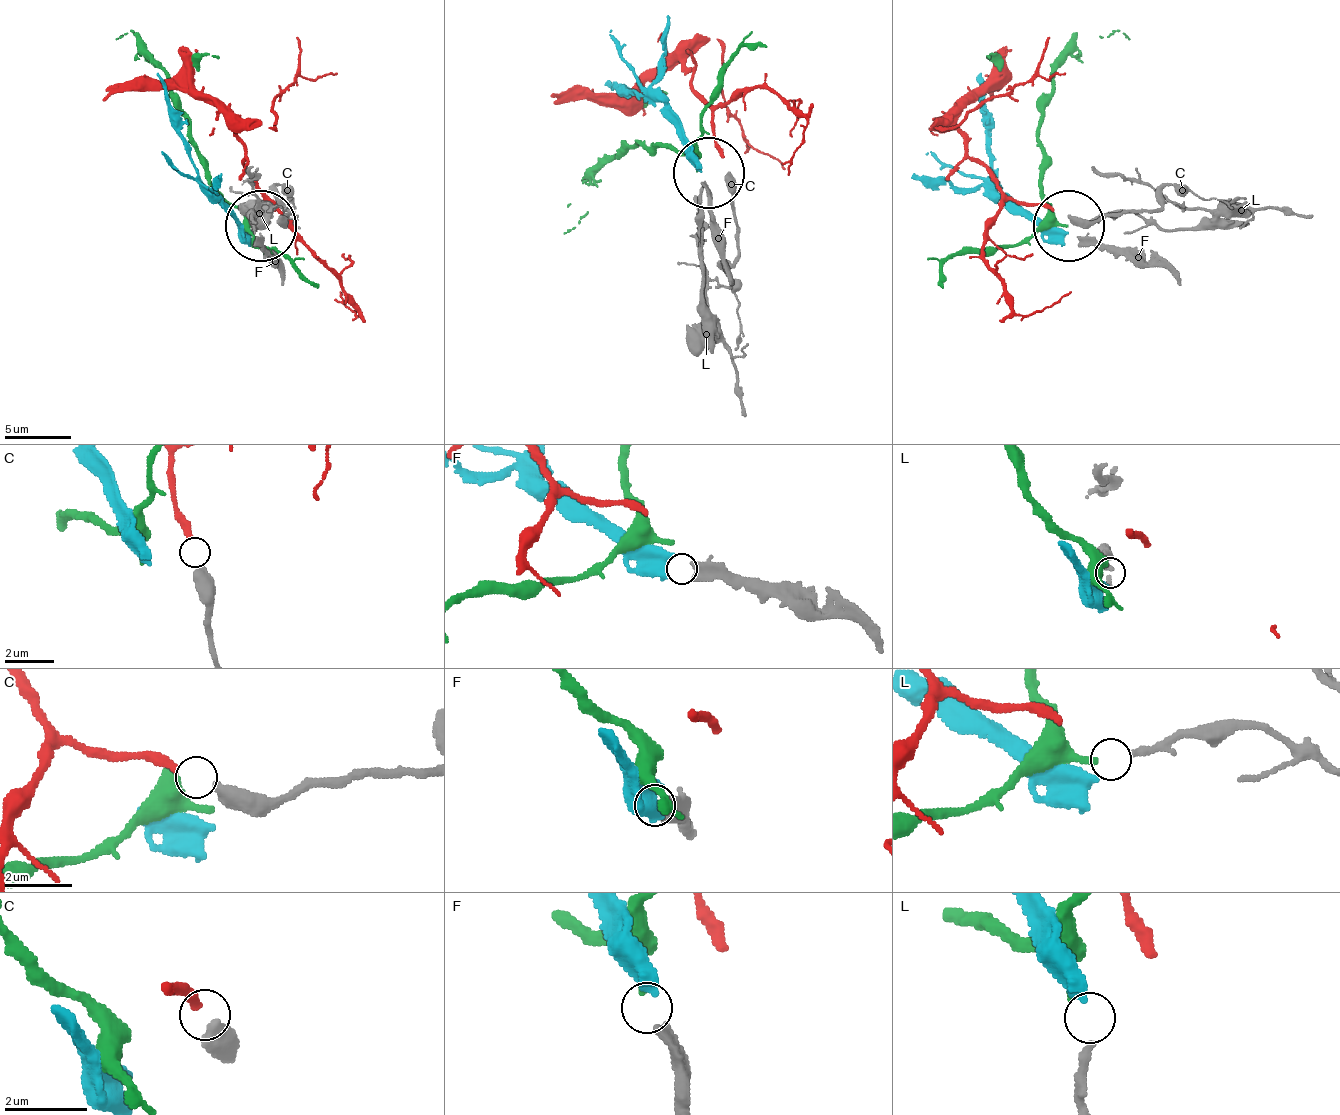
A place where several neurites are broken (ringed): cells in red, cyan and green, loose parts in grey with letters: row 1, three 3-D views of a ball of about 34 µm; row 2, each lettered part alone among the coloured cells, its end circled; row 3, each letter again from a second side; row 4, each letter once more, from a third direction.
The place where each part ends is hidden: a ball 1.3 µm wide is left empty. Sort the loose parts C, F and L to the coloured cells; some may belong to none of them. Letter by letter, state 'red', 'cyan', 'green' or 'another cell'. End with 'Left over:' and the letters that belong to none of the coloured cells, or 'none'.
C: red
F: cyan
L: green
Left over: none

